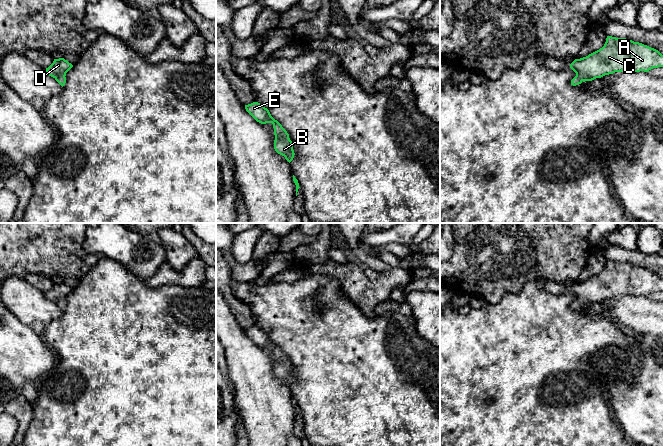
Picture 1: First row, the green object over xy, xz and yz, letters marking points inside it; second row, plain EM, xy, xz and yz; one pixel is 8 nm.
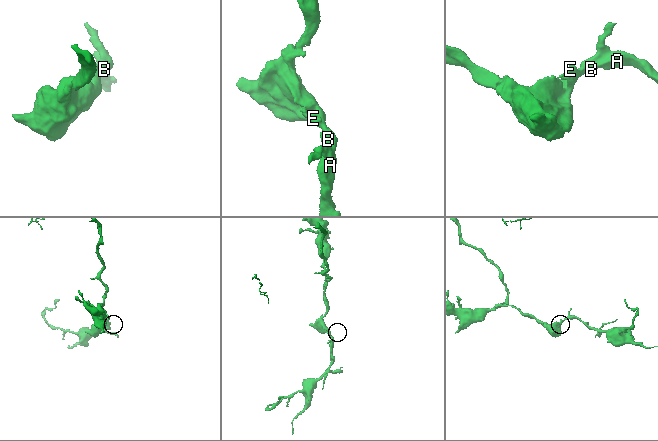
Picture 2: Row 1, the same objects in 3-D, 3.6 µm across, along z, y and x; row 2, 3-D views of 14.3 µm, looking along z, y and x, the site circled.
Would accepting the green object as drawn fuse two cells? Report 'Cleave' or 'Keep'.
Keep

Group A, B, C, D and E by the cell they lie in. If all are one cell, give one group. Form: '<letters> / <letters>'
A B C D E

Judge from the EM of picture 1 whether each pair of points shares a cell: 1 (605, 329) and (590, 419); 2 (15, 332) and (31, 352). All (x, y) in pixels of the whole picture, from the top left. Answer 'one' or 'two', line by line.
1: one
2: one

